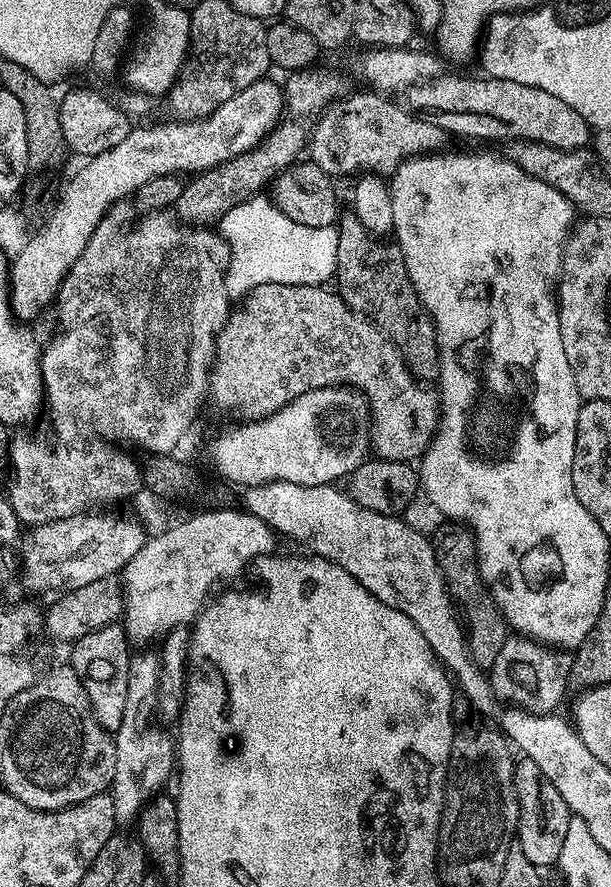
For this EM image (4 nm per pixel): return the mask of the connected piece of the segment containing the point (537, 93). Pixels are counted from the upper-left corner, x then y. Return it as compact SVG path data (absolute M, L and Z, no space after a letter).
M441 74L409 88L406 100L426 122L438 126L445 134L453 132L472 140L529 140L571 152L589 147L593 129L586 118L582 118L578 110L570 110L562 98L554 98L554 94L546 94L546 90L534 86L522 86L522 82L483 79Z

